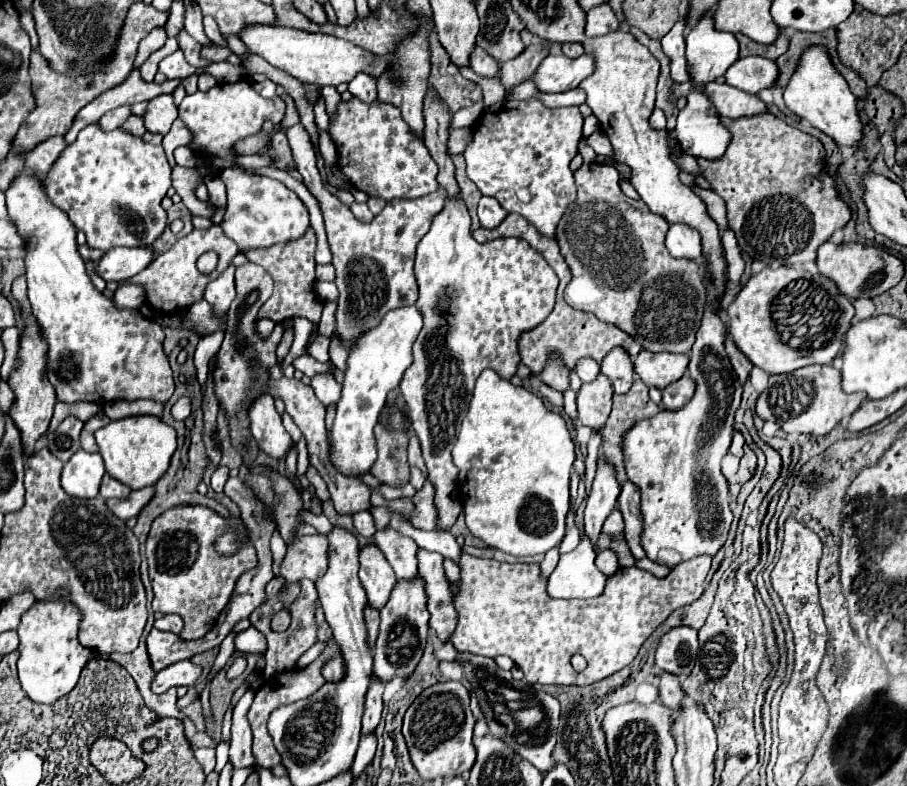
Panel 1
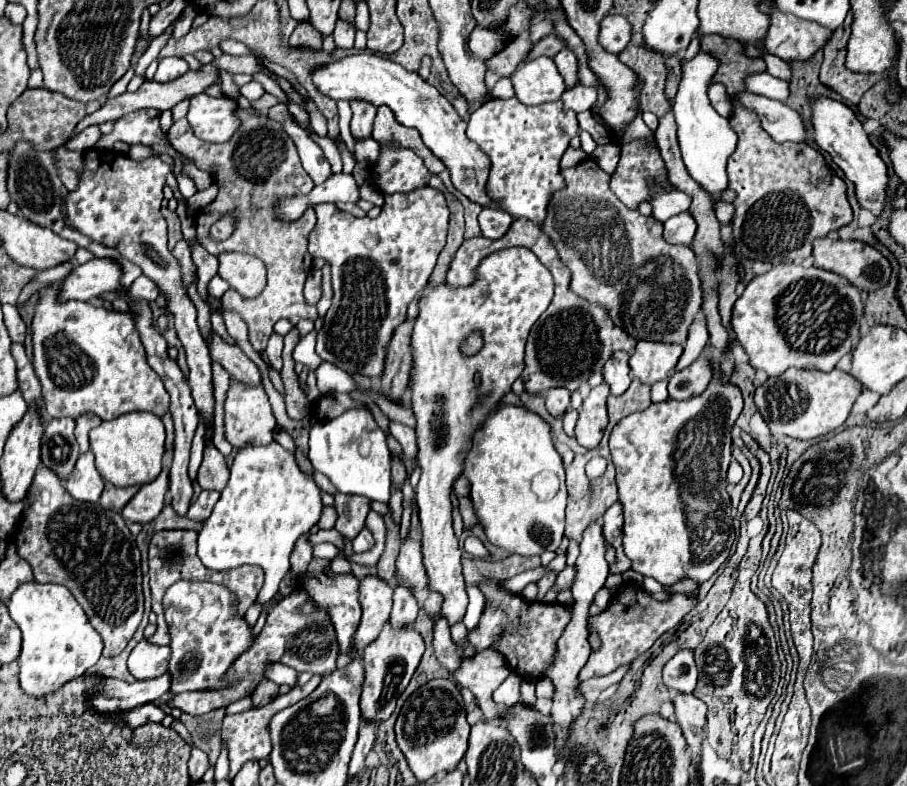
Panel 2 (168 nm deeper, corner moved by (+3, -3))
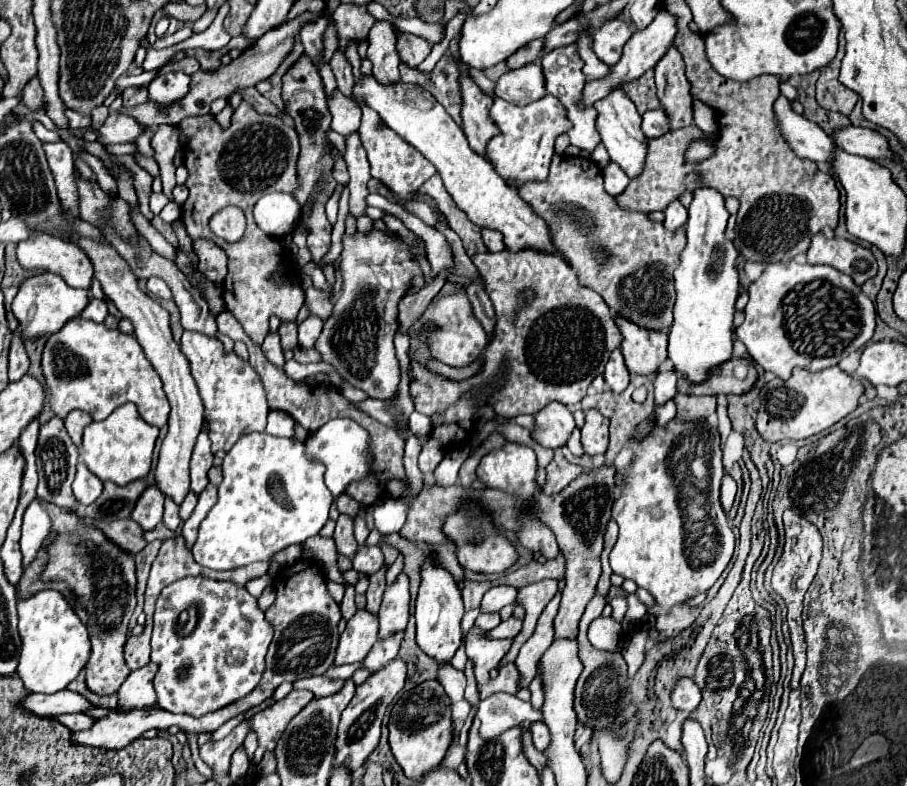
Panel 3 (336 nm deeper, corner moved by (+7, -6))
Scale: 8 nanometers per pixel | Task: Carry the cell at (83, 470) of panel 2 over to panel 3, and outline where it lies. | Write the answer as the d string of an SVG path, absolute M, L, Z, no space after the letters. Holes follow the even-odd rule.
M79 462L77 476L73 482L73 494L75 494L77 502L81 506L89 506L91 502L95 502L99 498L101 492L103 492L103 482L93 472L89 472L89 468L83 462Z

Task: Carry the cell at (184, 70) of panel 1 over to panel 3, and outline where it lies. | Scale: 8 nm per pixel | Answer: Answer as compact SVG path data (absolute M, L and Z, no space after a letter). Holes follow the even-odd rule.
M169 72L165 76L155 78L149 84L149 96L147 100L155 102L159 108L167 108L175 102L179 102L183 96L187 96L191 84L191 76L183 72Z

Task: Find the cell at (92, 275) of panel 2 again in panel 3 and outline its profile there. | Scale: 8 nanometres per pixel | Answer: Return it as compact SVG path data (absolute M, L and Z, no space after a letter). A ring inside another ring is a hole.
M43 272L39 276L31 276L19 284L19 292L11 304L11 312L21 326L21 338L41 338L59 332L67 320L79 316L83 308L89 304L89 290L71 288L63 278L51 272Z

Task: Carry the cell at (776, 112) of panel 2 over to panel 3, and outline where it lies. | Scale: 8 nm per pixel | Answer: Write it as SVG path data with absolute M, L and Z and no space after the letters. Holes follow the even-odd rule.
M783 94L775 102L775 114L779 120L779 128L795 154L801 158L809 158L817 164L825 164L831 170L835 146L831 136L827 136L817 124L809 122L805 116L795 114Z

